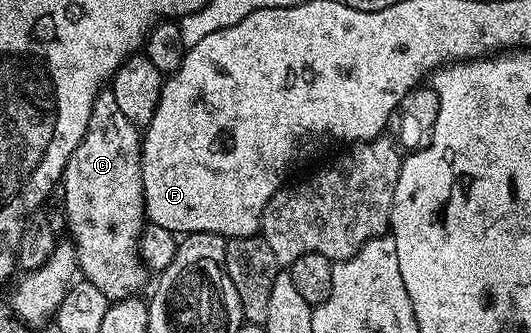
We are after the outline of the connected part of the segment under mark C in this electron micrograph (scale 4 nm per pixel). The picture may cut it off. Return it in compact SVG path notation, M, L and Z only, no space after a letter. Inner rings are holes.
M102 89L98 93L98 97L94 101L94 109L90 109L90 121L86 133L82 137L82 141L78 145L78 149L74 149L74 153L70 157L70 161L64 170L62 180L62 191L64 187L64 196L62 202L64 205L64 218L66 220L67 230L72 230L70 236L71 242L74 244L74 254L78 264L78 271L81 271L83 278L89 283L93 283L98 289L102 289L102 293L109 301L117 299L131 299L141 294L140 290L148 283L150 272L144 260L140 257L140 235L144 232L146 226L146 216L144 213L144 186L142 185L142 165L140 164L140 145L142 142L141 128L133 125L127 117L122 114L122 109L118 109L118 100L114 98L111 89Z

